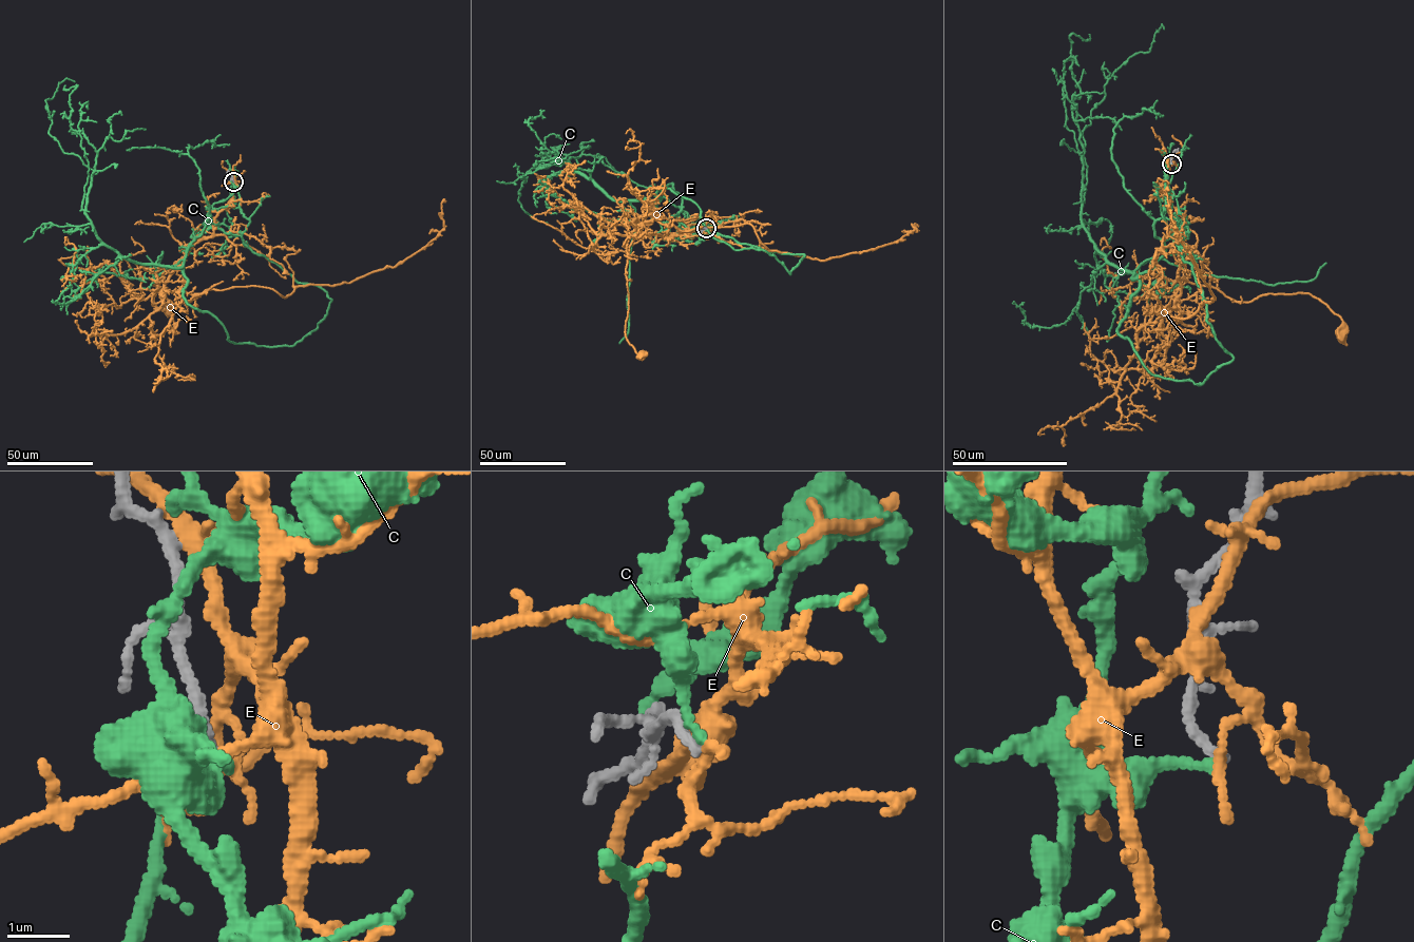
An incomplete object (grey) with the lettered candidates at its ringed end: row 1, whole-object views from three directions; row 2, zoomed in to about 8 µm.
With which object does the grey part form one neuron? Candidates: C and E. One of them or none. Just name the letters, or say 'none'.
none

